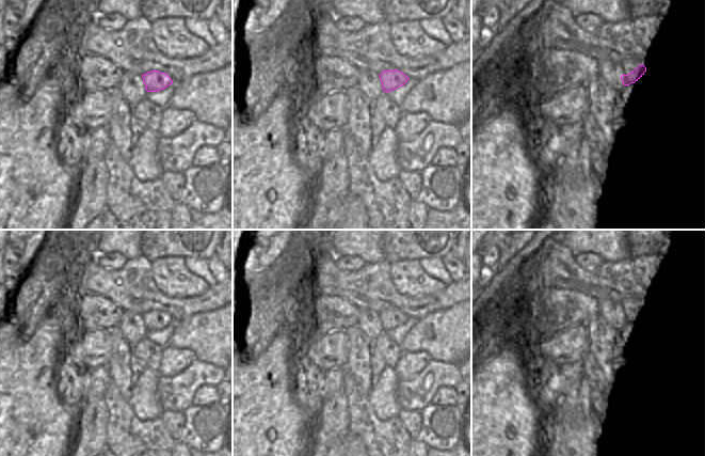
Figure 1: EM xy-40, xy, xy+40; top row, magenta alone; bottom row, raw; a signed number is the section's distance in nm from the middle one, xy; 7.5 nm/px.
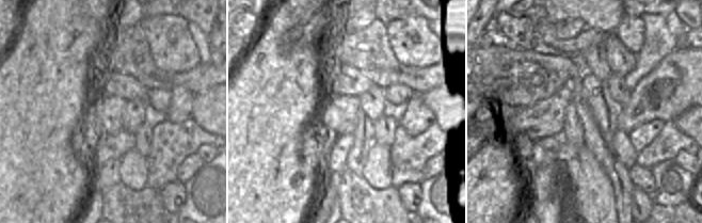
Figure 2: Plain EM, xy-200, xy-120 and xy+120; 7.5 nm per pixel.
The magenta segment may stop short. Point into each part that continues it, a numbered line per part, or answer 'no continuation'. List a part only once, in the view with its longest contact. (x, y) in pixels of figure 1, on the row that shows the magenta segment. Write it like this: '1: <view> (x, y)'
1: xy+40 (626, 66)

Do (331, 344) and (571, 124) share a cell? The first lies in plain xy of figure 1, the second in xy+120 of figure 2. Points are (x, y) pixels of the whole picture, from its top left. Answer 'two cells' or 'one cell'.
two cells

